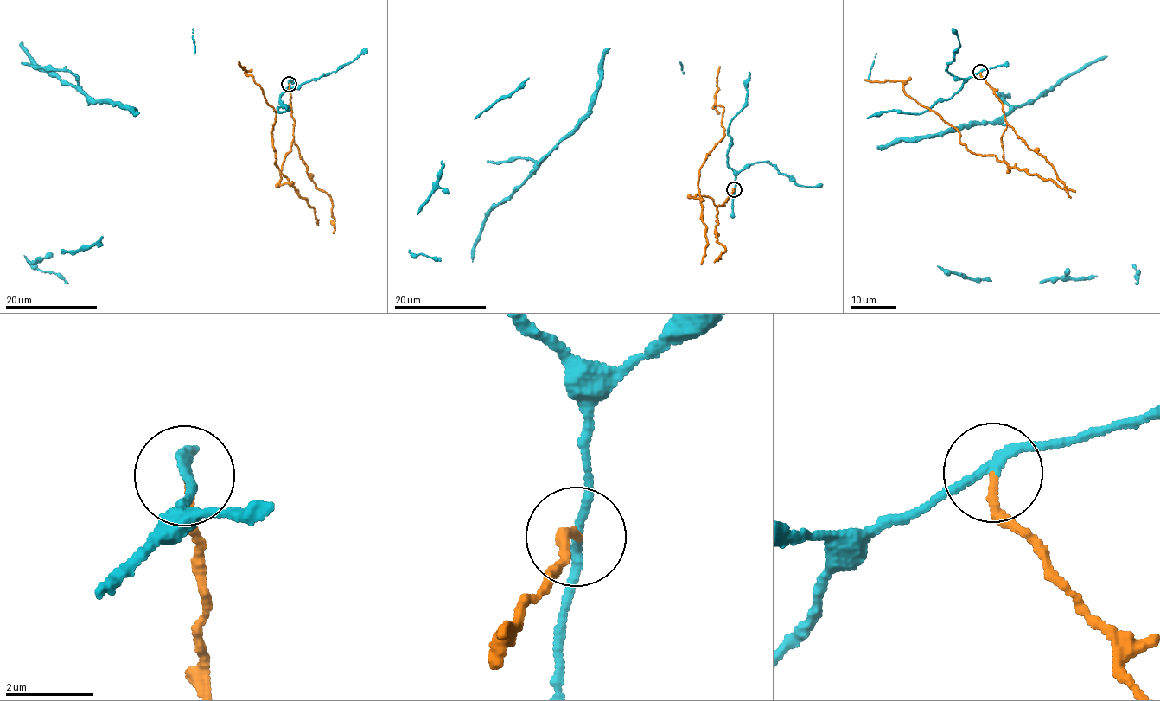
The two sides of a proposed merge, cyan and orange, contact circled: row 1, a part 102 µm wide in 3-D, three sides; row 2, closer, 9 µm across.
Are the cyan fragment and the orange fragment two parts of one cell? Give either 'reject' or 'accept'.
reject

